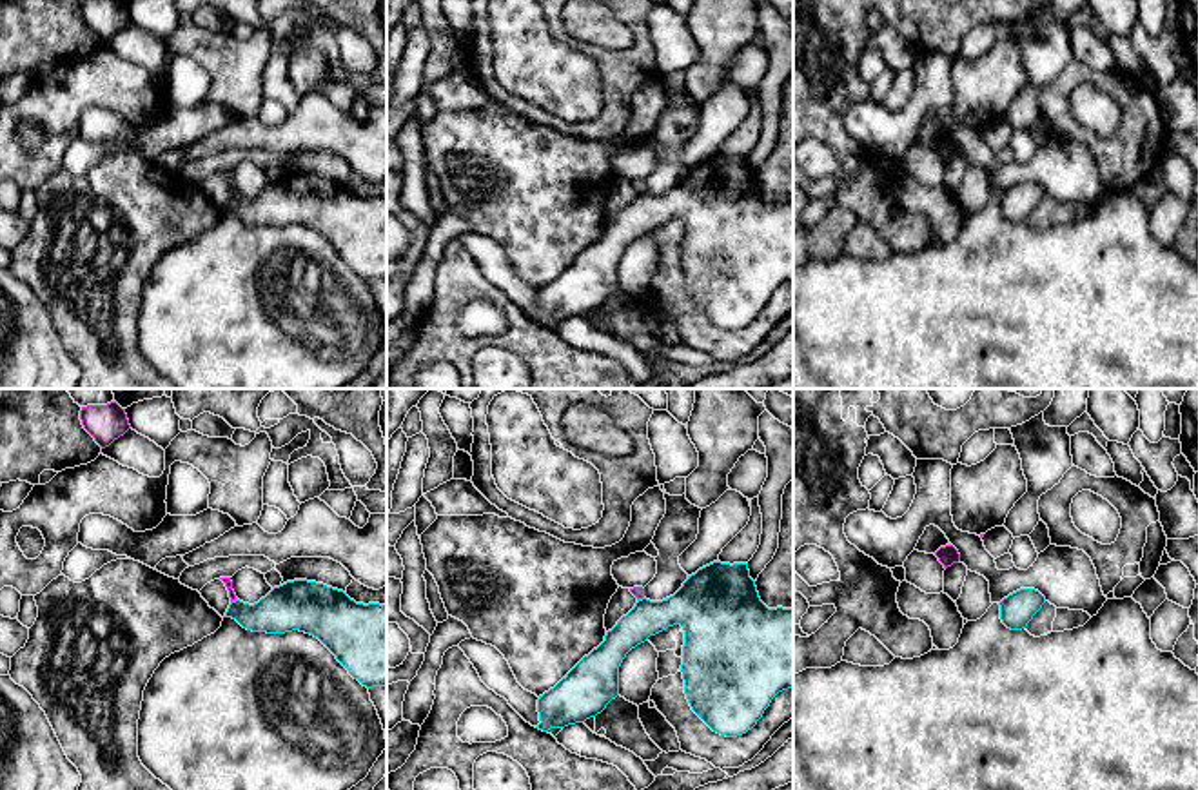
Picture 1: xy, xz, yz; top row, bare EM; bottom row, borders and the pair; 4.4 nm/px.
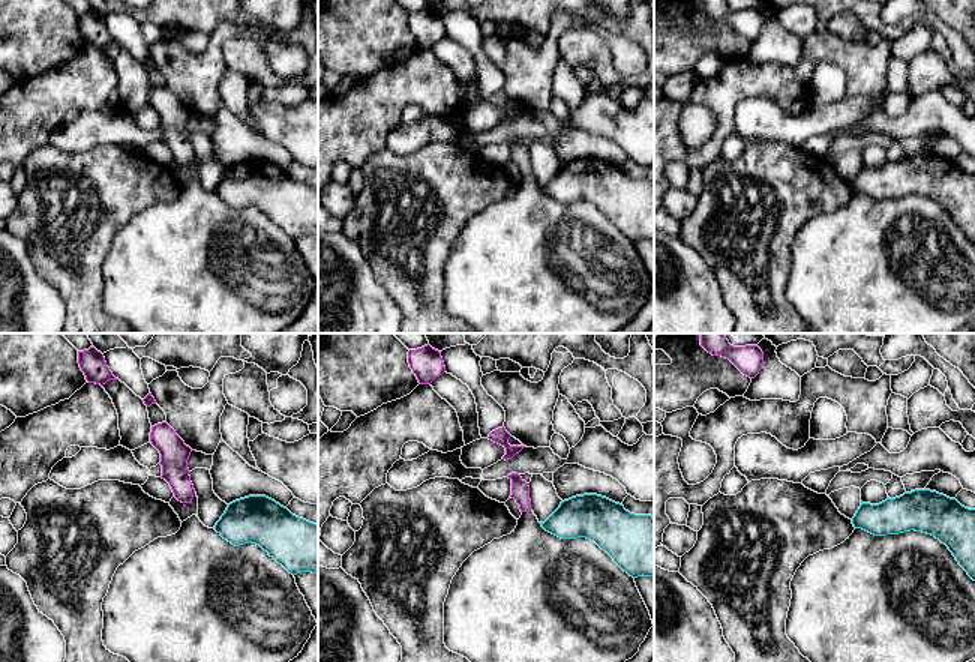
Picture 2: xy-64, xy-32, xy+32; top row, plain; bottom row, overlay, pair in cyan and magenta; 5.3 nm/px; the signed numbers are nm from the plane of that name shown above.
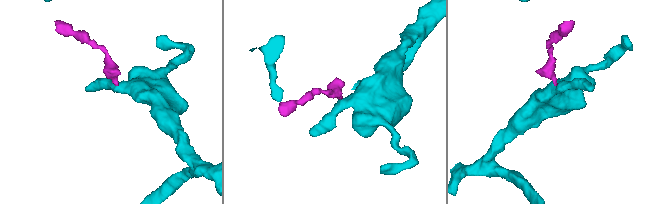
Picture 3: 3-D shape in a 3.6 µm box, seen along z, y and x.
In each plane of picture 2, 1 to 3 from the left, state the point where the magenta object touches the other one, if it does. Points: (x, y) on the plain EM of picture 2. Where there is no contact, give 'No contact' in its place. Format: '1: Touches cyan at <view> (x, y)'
1: No contact
2: No contact
3: No contact

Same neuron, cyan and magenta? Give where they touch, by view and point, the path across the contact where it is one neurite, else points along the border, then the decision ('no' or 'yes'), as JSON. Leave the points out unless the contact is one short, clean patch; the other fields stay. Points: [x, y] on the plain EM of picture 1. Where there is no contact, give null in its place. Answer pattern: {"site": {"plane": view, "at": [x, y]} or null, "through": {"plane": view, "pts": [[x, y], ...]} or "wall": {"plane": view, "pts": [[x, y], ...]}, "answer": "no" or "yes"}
{"site": {"plane": "xy", "at": [233, 195]}, "wall": {"plane": "xy", "pts": [[236, 191], [231, 197]]}, "answer": "no"}

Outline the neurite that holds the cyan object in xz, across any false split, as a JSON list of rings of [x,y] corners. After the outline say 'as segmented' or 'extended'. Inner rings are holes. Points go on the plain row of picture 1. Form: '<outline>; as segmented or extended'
[[[713,154],[688,169],[682,180],[663,194],[637,193],[635,200],[606,225],[604,234],[584,249],[554,281],[539,289],[539,318],[535,321],[565,321],[584,316],[601,307],[619,289],[619,260],[626,247],[668,220],[681,218],[684,223],[682,272],[684,287],[692,303],[717,327],[737,331],[751,323],[770,300],[771,292],[793,281],[793,202],[768,202],[750,171],[748,156]]]; as segmented

